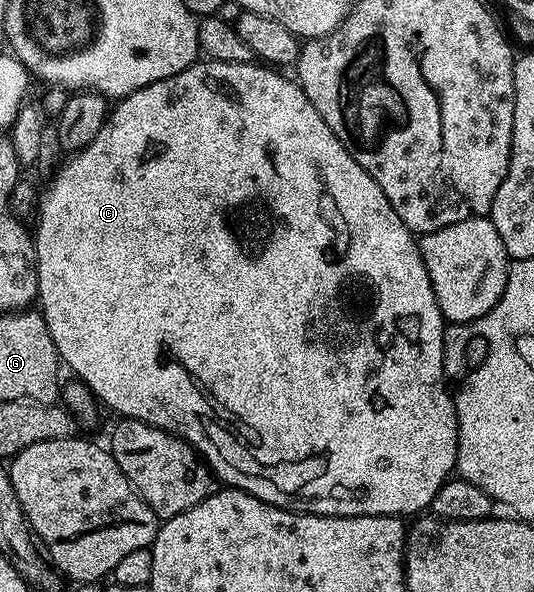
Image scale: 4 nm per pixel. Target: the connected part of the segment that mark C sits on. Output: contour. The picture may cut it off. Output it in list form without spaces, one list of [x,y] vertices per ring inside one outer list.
[[[201,59],[201,60],[198,60],[198,61],[197,61],[197,62],[196,62],[196,63],[194,63],[194,64],[191,64],[191,65],[188,65],[188,67],[187,67],[187,68],[186,68],[186,69],[184,69],[184,70],[183,70],[183,71],[179,71],[179,75],[171,75],[171,76],[170,76],[170,77],[168,77],[168,78],[167,78],[167,79],[163,79],[163,80],[162,80],[162,81],[160,81],[160,82],[159,82],[159,83],[151,83],[151,84],[150,84],[150,85],[148,85],[148,86],[147,86],[147,87],[143,87],[143,88],[142,88],[142,89],[140,89],[140,90],[139,90],[139,91],[135,91],[135,92],[134,92],[134,93],[132,93],[132,95],[130,95],[130,97],[123,97],[123,98],[120,98],[120,100],[118,100],[118,101],[117,101],[117,102],[116,102],[116,105],[115,105],[115,108],[114,108],[114,109],[113,109],[113,110],[112,110],[112,112],[110,112],[110,114],[109,114],[109,116],[108,116],[108,117],[106,117],[106,118],[105,118],[105,125],[104,125],[104,126],[103,126],[103,128],[101,128],[101,130],[100,130],[100,131],[99,131],[99,135],[95,135],[95,139],[94,139],[94,140],[93,140],[93,141],[92,141],[92,143],[90,143],[90,144],[89,144],[89,146],[88,146],[88,147],[86,147],[86,149],[82,149],[82,150],[80,150],[80,151],[77,151],[77,152],[74,152],[74,153],[73,153],[73,154],[72,154],[72,156],[70,156],[70,157],[73,157],[73,158],[71,158],[71,159],[70,159],[70,161],[69,161],[69,162],[67,162],[67,161],[68,161],[68,160],[66,160],[66,161],[65,161],[65,162],[64,162],[64,164],[62,164],[62,165],[61,165],[61,166],[60,166],[60,168],[58,168],[58,169],[57,169],[57,170],[56,170],[56,172],[55,172],[55,173],[53,173],[53,175],[52,175],[52,177],[51,177],[51,180],[50,180],[50,181],[49,181],[49,182],[48,182],[48,184],[50,184],[50,185],[49,185],[49,186],[47,186],[47,187],[46,187],[46,189],[43,189],[43,192],[42,192],[42,193],[41,193],[41,194],[40,194],[40,197],[39,197],[39,204],[38,204],[38,206],[37,206],[37,208],[36,208],[36,210],[35,210],[35,220],[36,220],[36,219],[37,219],[37,233],[36,233],[36,229],[35,229],[35,252],[36,252],[36,255],[37,255],[37,301],[38,301],[38,302],[39,302],[39,312],[40,312],[40,314],[41,314],[41,316],[42,316],[42,317],[44,317],[44,318],[45,318],[45,322],[46,322],[46,323],[47,323],[47,331],[51,331],[51,339],[52,339],[52,340],[53,340],[53,342],[54,342],[54,343],[55,343],[55,347],[56,347],[56,348],[57,348],[57,355],[58,355],[58,358],[60,358],[60,360],[61,360],[61,361],[62,361],[62,362],[63,362],[63,365],[64,365],[64,368],[65,368],[65,365],[66,365],[66,367],[67,367],[67,368],[69,368],[69,369],[70,369],[70,371],[71,371],[71,372],[73,372],[73,374],[72,374],[72,376],[73,376],[73,377],[74,377],[74,378],[76,378],[76,380],[78,380],[78,381],[81,381],[81,382],[82,382],[82,383],[83,383],[83,384],[85,384],[85,385],[86,385],[86,387],[88,387],[88,388],[89,388],[89,389],[90,389],[90,391],[91,391],[91,392],[92,392],[92,393],[93,393],[93,396],[95,396],[95,397],[96,397],[96,400],[97,400],[97,401],[98,401],[98,402],[100,402],[100,404],[101,404],[101,405],[102,405],[102,406],[104,406],[104,404],[105,404],[105,405],[106,405],[106,407],[107,407],[107,408],[109,408],[109,409],[114,409],[114,411],[115,411],[115,412],[117,412],[117,413],[121,413],[121,414],[117,414],[117,415],[120,415],[120,416],[121,416],[121,417],[122,417],[122,418],[125,418],[125,419],[128,419],[128,420],[131,420],[131,421],[142,421],[142,422],[143,422],[143,423],[147,423],[147,424],[148,424],[148,425],[154,425],[154,426],[155,426],[155,427],[159,427],[159,428],[160,428],[160,429],[165,429],[165,430],[167,430],[167,431],[168,431],[168,433],[175,433],[175,434],[177,434],[177,436],[179,436],[179,437],[181,437],[181,438],[183,438],[183,439],[184,439],[184,441],[185,441],[185,442],[187,442],[187,444],[188,444],[188,445],[192,445],[192,446],[193,446],[193,448],[194,448],[194,449],[196,449],[196,450],[197,450],[197,452],[198,452],[198,453],[200,453],[200,454],[201,454],[201,456],[202,456],[202,458],[203,458],[203,460],[204,460],[204,462],[205,462],[205,464],[206,464],[206,465],[208,465],[208,466],[209,466],[209,468],[210,468],[210,469],[212,469],[212,470],[213,470],[213,472],[214,472],[214,474],[216,474],[216,476],[217,476],[217,477],[218,477],[218,478],[220,478],[220,480],[221,480],[221,477],[222,477],[222,479],[223,479],[223,480],[225,480],[225,481],[222,481],[222,482],[224,482],[224,484],[225,484],[225,485],[226,485],[226,486],[229,486],[229,487],[232,487],[232,488],[234,488],[234,489],[242,489],[242,491],[244,491],[244,493],[250,493],[250,494],[251,494],[251,495],[255,495],[255,499],[263,499],[263,500],[264,500],[264,501],[266,501],[266,502],[267,502],[267,503],[271,503],[271,504],[272,504],[272,505],[278,505],[278,507],[280,507],[280,508],[281,508],[281,509],[292,509],[292,510],[293,510],[293,512],[294,512],[294,513],[314,513],[314,514],[315,514],[315,515],[327,515],[327,516],[328,516],[328,517],[358,517],[358,516],[359,516],[359,515],[383,515],[383,516],[384,516],[384,517],[400,517],[400,518],[402,518],[402,519],[409,519],[409,518],[412,518],[412,517],[413,517],[413,516],[414,516],[414,515],[421,515],[421,514],[424,514],[424,513],[425,513],[425,512],[426,512],[426,510],[428,510],[428,509],[429,509],[429,508],[430,508],[430,506],[432,506],[432,503],[433,503],[433,500],[434,500],[434,499],[435,499],[435,491],[439,491],[439,487],[443,487],[443,486],[444,486],[444,485],[445,485],[445,482],[446,482],[446,480],[447,480],[447,478],[448,478],[448,477],[449,477],[449,476],[450,476],[450,474],[452,474],[452,473],[453,473],[453,472],[454,472],[454,470],[456,470],[456,468],[457,468],[457,412],[456,412],[456,411],[455,411],[455,407],[454,407],[454,406],[453,406],[453,398],[454,398],[454,394],[453,394],[453,393],[452,393],[452,392],[450,392],[450,390],[449,390],[449,393],[448,393],[448,391],[447,391],[447,390],[445,390],[445,385],[447,385],[447,378],[446,378],[446,375],[445,375],[445,373],[444,373],[444,361],[443,361],[443,355],[444,355],[444,335],[445,335],[445,328],[446,328],[446,326],[447,326],[447,322],[446,322],[446,319],[445,319],[445,317],[444,317],[444,315],[443,315],[443,314],[442,314],[442,313],[441,313],[441,311],[440,311],[440,309],[439,309],[439,303],[438,303],[438,302],[437,302],[437,301],[436,301],[436,297],[435,297],[435,291],[433,291],[433,290],[432,290],[432,281],[431,281],[431,279],[430,279],[430,278],[429,278],[429,277],[428,277],[428,273],[427,273],[427,267],[425,267],[425,266],[424,266],[424,259],[422,259],[422,257],[421,257],[421,253],[420,253],[420,247],[419,247],[419,245],[418,245],[418,238],[417,238],[417,237],[416,237],[416,236],[415,236],[415,234],[414,234],[414,232],[413,232],[413,230],[412,230],[412,229],[409,229],[409,228],[407,228],[407,226],[406,226],[406,225],[405,225],[405,224],[404,224],[404,223],[403,223],[403,219],[399,219],[399,215],[395,215],[395,207],[391,207],[391,203],[390,203],[390,202],[389,202],[389,200],[388,200],[388,199],[387,199],[387,195],[383,195],[383,187],[379,187],[379,183],[375,183],[375,179],[371,179],[371,175],[367,175],[367,171],[363,171],[363,167],[362,167],[362,166],[361,166],[361,165],[360,165],[360,164],[359,164],[359,163],[358,163],[358,161],[356,161],[356,159],[354,159],[354,158],[353,158],[353,157],[352,157],[352,156],[351,156],[351,155],[350,155],[350,154],[349,154],[349,152],[347,152],[347,150],[345,150],[345,144],[343,144],[343,142],[341,142],[341,140],[340,140],[340,139],[338,139],[338,138],[337,138],[337,136],[336,136],[336,135],[335,135],[335,131],[331,131],[331,127],[327,127],[327,123],[326,123],[326,122],[325,122],[325,120],[324,120],[324,119],[323,119],[323,115],[319,115],[319,111],[315,111],[315,107],[314,107],[314,106],[313,106],[313,104],[312,104],[312,103],[311,103],[311,99],[307,99],[307,95],[306,95],[306,94],[305,94],[305,93],[304,93],[304,92],[303,92],[303,91],[302,91],[302,90],[301,90],[301,86],[300,86],[300,85],[298,85],[298,84],[297,84],[297,82],[296,82],[296,80],[294,80],[294,78],[293,78],[293,77],[292,77],[292,76],[289,76],[289,77],[284,77],[284,75],[283,75],[283,74],[281,74],[281,73],[284,73],[284,72],[281,72],[281,71],[278,71],[278,70],[277,70],[277,69],[276,69],[276,68],[273,68],[273,67],[266,67],[266,66],[265,66],[265,65],[264,65],[264,64],[261,64],[261,63],[250,63],[250,62],[249,62],[249,61],[244,61],[244,62],[243,62],[243,63],[219,63],[219,62],[218,62],[218,61],[211,61],[211,60],[208,60],[208,59]]]

